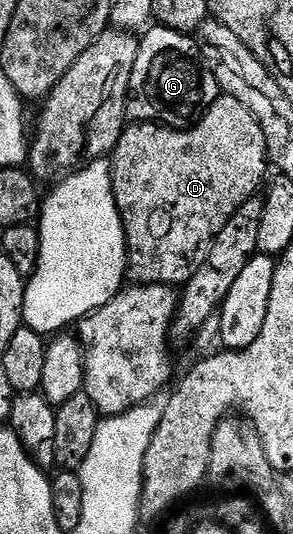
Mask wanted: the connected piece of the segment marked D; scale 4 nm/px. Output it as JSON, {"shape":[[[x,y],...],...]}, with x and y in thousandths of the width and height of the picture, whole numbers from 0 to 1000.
{"shape":[[[782,176],[751,180],[727,199],[720,193],[652,240],[577,240],[526,228],[427,234],[375,301],[389,375],[437,451],[433,519],[464,532],[590,539],[645,528],[689,502],[737,438],[891,354],[901,324],[922,318],[881,225],[867,225],[840,195],[812,195]]]}

